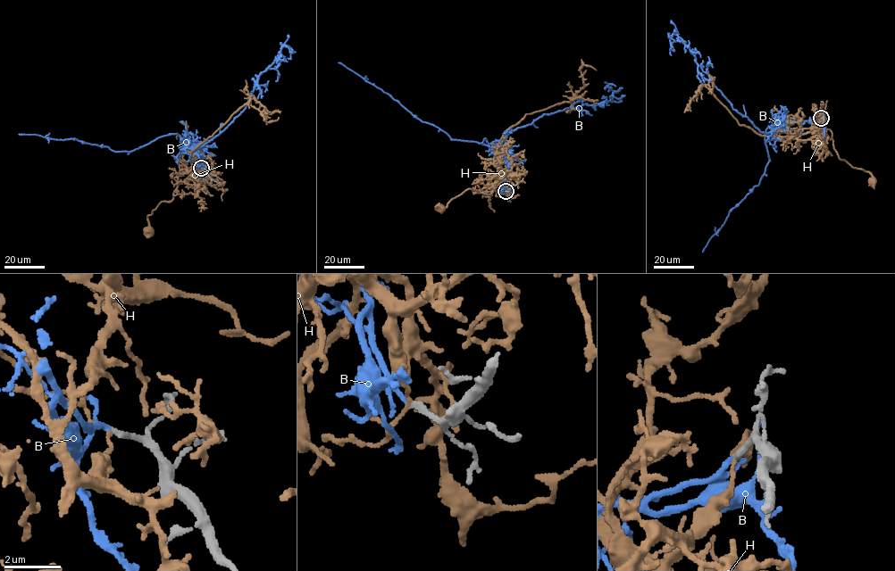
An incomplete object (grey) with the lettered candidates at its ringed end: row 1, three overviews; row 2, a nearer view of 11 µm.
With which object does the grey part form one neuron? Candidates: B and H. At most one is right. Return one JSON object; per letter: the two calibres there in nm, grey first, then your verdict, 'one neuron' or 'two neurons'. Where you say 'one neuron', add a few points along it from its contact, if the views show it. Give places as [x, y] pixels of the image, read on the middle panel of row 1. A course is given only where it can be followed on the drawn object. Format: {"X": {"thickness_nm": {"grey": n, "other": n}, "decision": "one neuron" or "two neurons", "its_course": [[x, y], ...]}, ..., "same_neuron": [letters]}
{"B": {"thickness_nm": {"grey": 240, "other": 130}, "decision": "one neuron", "its_course": [[506, 191], [497, 151], [475, 142], [452, 139], [338, 62]]}, "H": {"thickness_nm": {"grey": 240, "other": 100}, "decision": "two neurons"}, "same_neuron": ["B"]}

